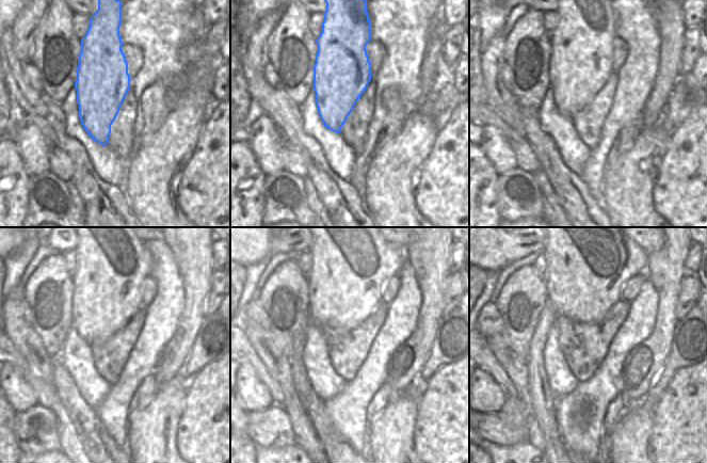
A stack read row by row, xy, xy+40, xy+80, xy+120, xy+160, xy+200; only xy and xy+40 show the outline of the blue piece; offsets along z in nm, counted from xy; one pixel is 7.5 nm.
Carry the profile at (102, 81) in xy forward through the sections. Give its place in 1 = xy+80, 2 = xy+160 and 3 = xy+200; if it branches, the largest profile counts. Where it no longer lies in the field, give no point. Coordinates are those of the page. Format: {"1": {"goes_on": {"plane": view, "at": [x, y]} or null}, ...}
{"1": {"goes_on": {"plane": "xy+80", "at": [580, 63]}}, "2": {"goes_on": {"plane": "xy+160", "at": [351, 260]}}, "3": {"goes_on": {"plane": "xy+200", "at": [589, 257]}}}

